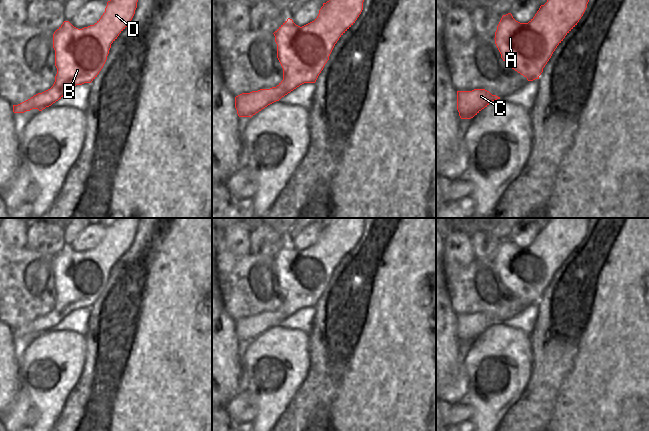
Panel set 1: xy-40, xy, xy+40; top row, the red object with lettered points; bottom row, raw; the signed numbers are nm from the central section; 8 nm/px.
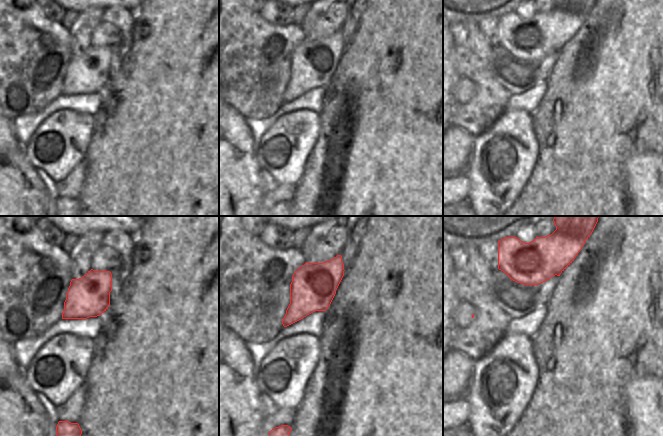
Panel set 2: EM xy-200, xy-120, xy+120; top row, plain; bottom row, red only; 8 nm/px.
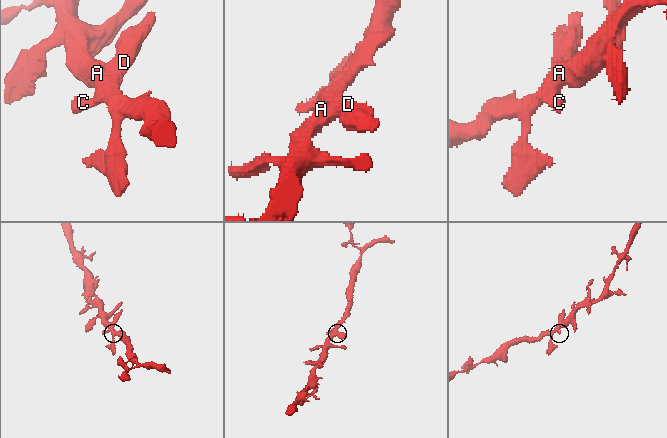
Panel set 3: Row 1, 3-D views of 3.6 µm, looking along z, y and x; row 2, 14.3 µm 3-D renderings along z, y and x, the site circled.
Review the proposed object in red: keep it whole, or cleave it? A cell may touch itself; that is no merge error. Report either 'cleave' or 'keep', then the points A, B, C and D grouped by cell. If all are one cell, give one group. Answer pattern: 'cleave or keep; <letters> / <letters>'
keep; A B C D

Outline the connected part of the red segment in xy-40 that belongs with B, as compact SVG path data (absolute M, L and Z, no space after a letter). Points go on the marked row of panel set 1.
M110 0L107 2L101 18L94 25L82 29L74 27L69 21L64 21L53 34L55 66L57 68L53 86L18 105L13 105L13 112L24 113L32 109L42 111L61 99L76 85L91 83L103 68L111 44L131 22L137 8L137 2L138 0Z

